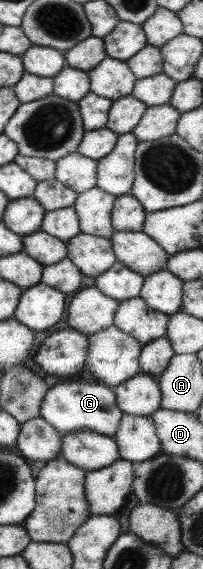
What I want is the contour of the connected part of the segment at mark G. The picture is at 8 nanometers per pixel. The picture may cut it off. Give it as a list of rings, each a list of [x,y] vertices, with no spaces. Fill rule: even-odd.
[[[85,380],[57,383],[44,393],[39,410],[43,418],[54,430],[62,436],[74,431],[92,431],[113,437],[120,423],[122,412],[116,406],[114,391],[100,382],[88,383]]]

